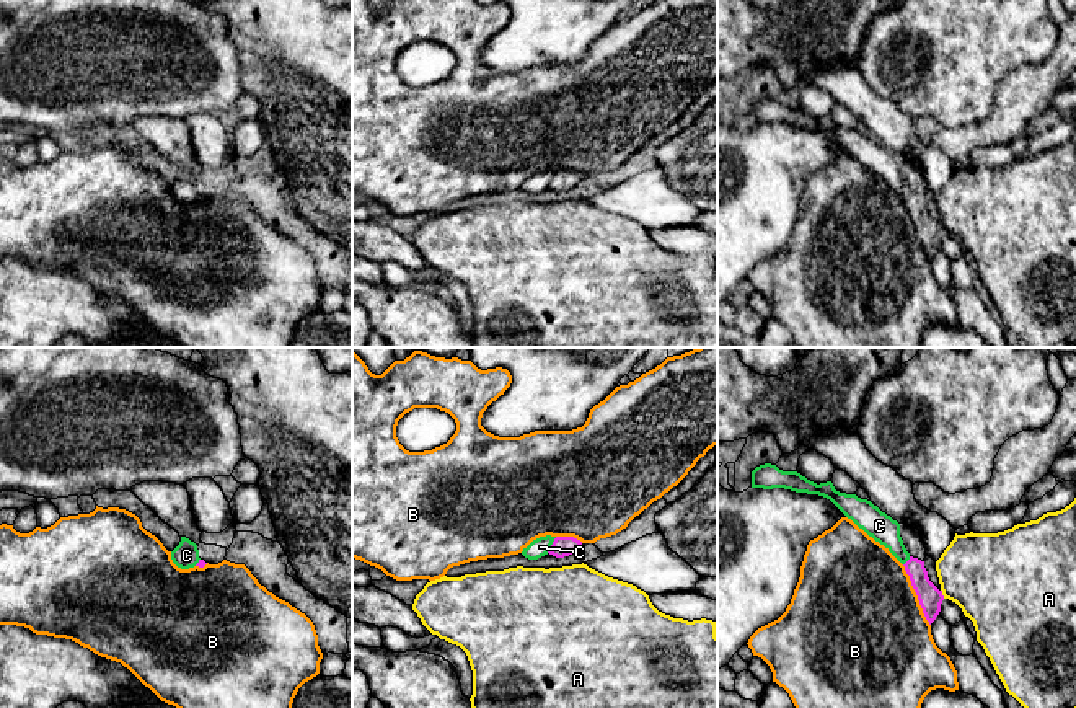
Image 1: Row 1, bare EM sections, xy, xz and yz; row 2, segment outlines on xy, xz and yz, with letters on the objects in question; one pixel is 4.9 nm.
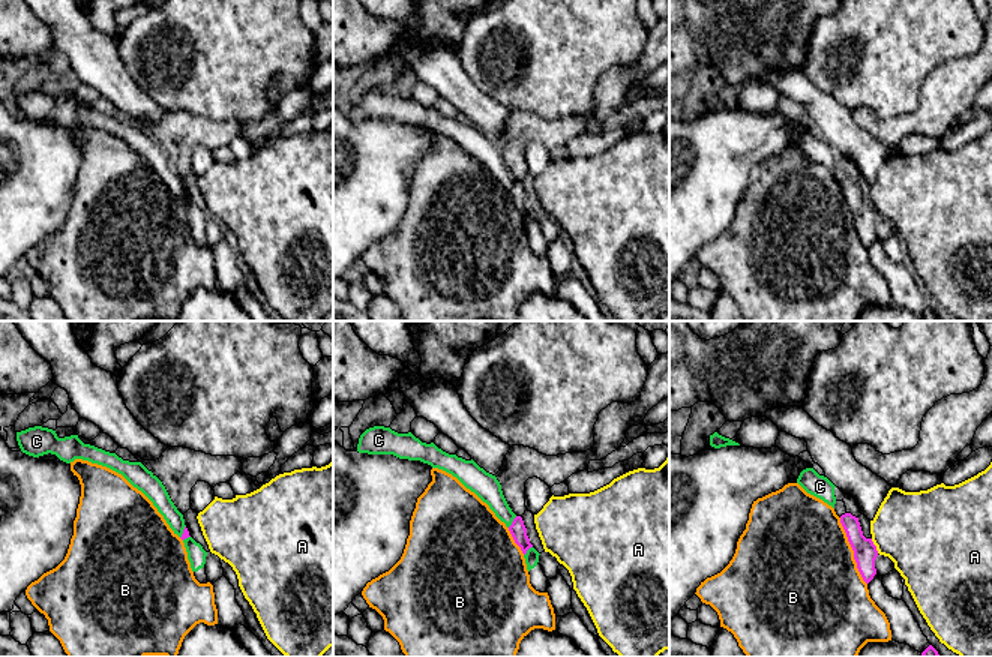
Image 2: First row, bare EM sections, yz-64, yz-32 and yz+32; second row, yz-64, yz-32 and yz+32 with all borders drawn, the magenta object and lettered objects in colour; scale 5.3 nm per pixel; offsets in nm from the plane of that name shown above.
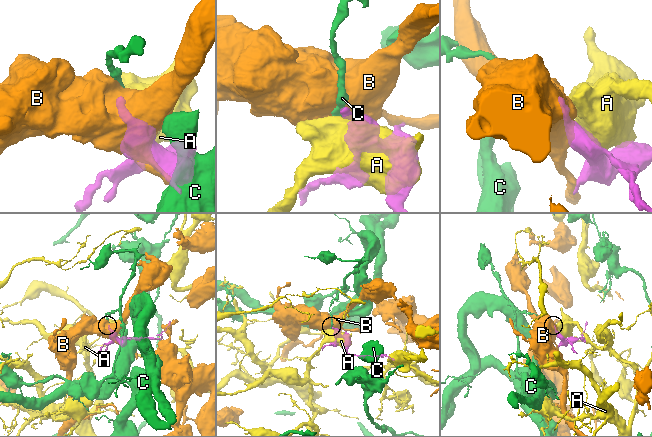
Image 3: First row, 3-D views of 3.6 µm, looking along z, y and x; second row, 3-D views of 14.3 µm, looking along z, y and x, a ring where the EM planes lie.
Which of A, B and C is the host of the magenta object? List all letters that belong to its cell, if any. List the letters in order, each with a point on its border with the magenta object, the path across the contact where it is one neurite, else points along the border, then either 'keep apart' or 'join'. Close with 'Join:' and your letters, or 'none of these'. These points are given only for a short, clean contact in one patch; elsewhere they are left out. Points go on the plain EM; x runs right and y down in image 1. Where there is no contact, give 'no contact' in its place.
A: contact yz (941, 229); keep apart
B: contact yz (917, 229); keep apart
C: contact xz (551, 180); border xz (556, 172), (546, 186); keep apart
Join: none of these

